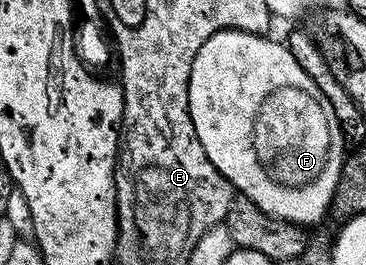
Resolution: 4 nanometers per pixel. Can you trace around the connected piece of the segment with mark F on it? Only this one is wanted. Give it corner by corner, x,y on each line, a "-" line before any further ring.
223,29
219,33
214,33
209,39
205,39
201,51
197,51
193,59
193,71
189,75
189,115
193,119
197,139
201,147
205,147
205,155
209,155
209,161
217,167
217,171
225,175
225,179
230,182
236,194
257,203
257,207
261,207
261,211
265,211
270,217
280,217
293,225
308,227
307,225
317,224
326,215
327,209
329,213
329,206
335,200
337,183
345,160
345,152
343,153
345,138
337,123
337,115
333,115
333,103
329,103
329,99
321,95
321,87
317,87
317,83
313,83
313,79
309,79
309,75
301,71
297,59
293,59
293,55
282,40
270,41
269,38
270,36
257,33

